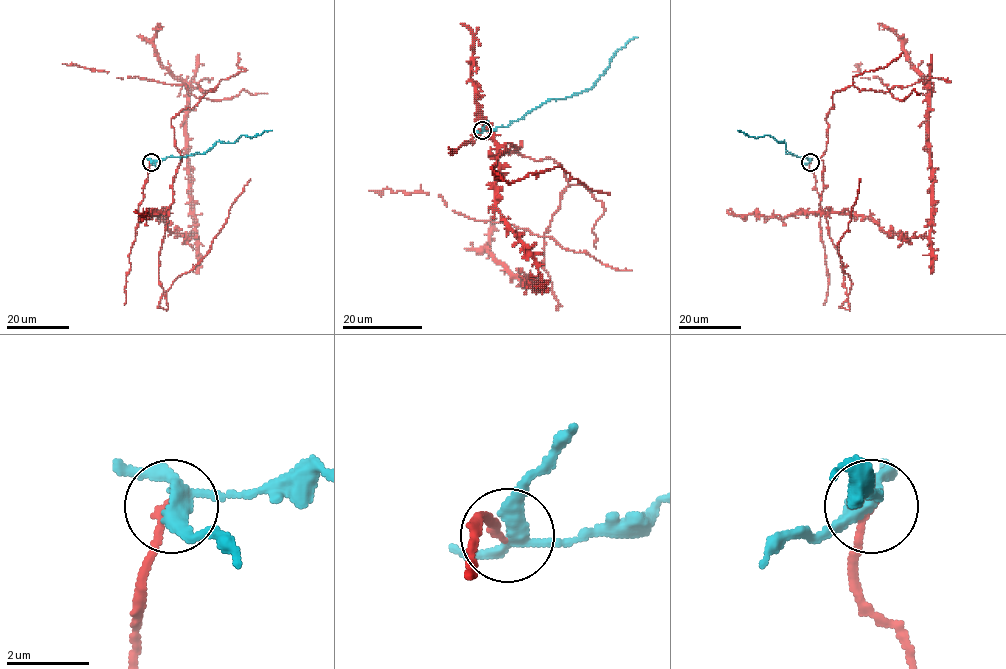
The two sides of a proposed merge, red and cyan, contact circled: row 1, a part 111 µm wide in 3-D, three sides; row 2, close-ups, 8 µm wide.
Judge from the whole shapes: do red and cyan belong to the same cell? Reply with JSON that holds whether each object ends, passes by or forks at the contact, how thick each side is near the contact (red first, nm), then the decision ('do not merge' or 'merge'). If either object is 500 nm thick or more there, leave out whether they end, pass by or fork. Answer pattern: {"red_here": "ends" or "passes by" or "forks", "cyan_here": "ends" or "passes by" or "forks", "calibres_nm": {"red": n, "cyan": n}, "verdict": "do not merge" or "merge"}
{"red_here": "ends", "cyan_here": "forks", "calibres_nm": {"red": 150, "cyan": 320}, "verdict": "do not merge"}

